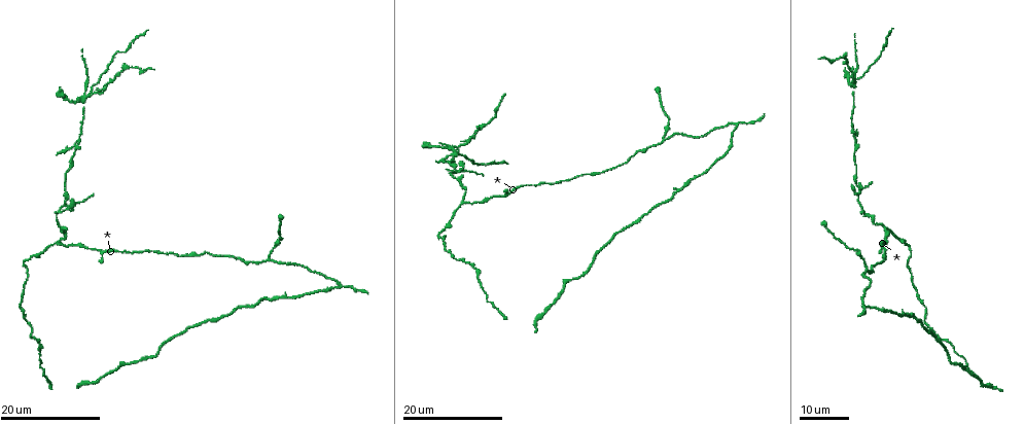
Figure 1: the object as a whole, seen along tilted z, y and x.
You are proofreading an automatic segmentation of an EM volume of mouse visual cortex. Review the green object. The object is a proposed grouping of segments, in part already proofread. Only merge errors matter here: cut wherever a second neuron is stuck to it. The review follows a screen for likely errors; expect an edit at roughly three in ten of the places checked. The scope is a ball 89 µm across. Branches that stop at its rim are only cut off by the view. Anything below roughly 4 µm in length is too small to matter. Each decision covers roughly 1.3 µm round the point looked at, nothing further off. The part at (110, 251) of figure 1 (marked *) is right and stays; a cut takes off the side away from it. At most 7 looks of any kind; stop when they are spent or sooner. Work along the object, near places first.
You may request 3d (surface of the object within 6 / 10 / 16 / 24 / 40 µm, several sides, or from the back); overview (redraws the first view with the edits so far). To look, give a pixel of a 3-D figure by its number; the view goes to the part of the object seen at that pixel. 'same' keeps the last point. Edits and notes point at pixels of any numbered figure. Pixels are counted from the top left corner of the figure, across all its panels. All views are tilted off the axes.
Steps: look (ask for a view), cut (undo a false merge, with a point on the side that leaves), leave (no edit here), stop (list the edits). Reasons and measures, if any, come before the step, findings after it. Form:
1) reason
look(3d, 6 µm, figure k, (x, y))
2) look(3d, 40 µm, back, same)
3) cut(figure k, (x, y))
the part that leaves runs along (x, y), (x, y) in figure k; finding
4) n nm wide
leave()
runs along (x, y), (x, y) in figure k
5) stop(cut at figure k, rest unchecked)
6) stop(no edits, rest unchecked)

a fork
look(3d, 16 µm, figure 1, (462, 205))

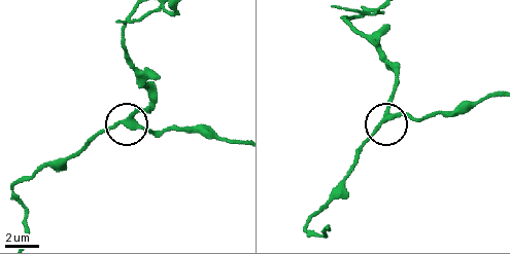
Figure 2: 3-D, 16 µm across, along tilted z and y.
zoom in
look(3d, 10 µm, figure 2, (127, 118))

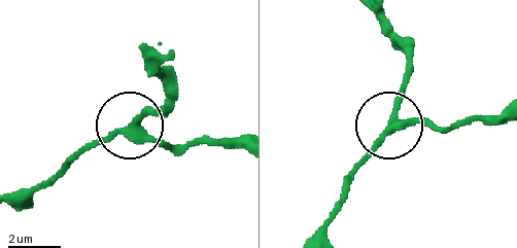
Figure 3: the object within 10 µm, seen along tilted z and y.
look(3d, 10 µm, back, figure 3, (129, 125))

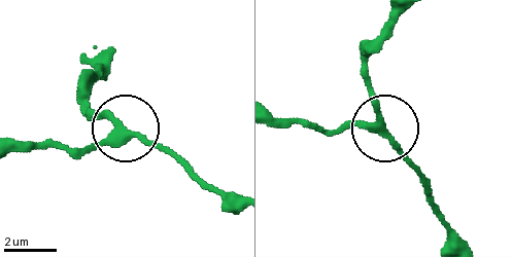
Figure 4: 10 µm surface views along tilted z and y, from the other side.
leave()
runs along (277, 119), (316, 130), (386, 131), (427, 186) in figure 4; one neuron here

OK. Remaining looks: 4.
four-way junction
look(3d, 16 µm, figure 1, (66, 205))

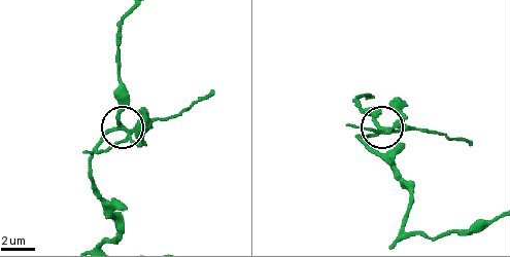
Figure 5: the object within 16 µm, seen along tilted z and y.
look(3d, 6 µm, figure 5, (119, 126))

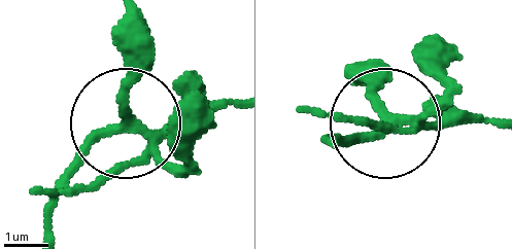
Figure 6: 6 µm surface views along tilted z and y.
side arm 7 µm
cut(figure 6, (189, 81))
the part that leaves runs along (162, 141), (232, 108) in figure 6; a second neuron is stuck on

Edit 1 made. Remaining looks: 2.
branch point
look(3d, 16 µm, figure 1, (342, 286))

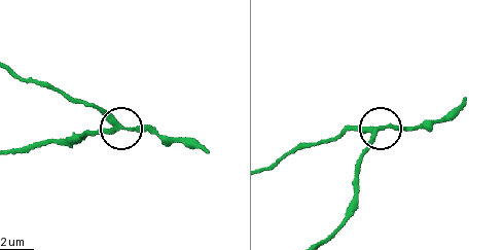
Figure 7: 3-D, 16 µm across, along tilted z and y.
look(3d, 10 µm, figure 7, (117, 129))

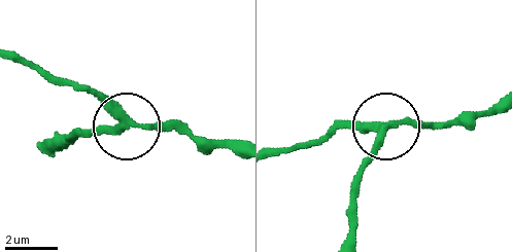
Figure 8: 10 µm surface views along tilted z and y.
side arm 7 µm
cut(figure 8, (95, 135))
the part that leaves runs along (123, 123), (44, 139) in figure 8; a second neuron is stuck on

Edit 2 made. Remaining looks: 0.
stop(cut at figure 6, cut at figure 8, rest unchecked)

